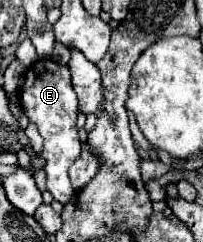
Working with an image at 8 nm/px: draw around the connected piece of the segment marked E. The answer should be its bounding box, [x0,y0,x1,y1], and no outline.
[20,59,80,205]

